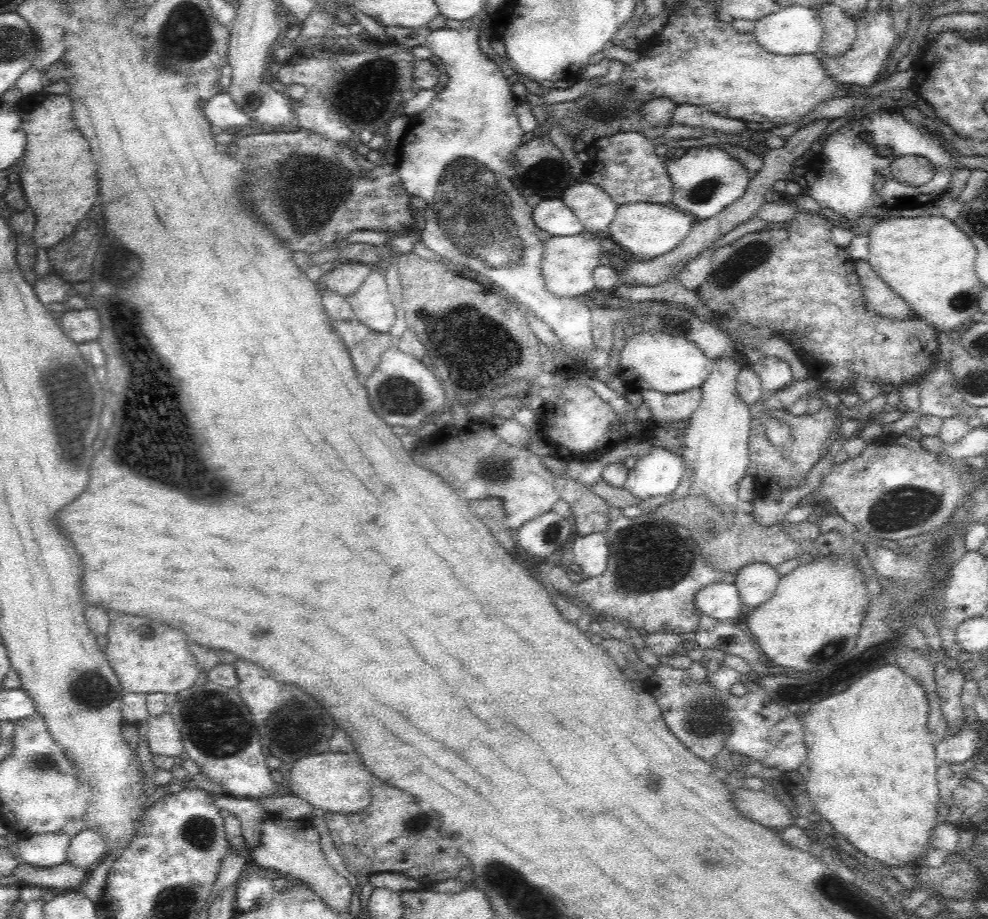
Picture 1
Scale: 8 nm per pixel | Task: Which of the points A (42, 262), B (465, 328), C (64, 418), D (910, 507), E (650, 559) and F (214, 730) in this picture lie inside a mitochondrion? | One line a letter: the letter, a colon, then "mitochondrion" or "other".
A: mitochondrion
B: mitochondrion
C: mitochondrion
D: mitochondrion
E: mitochondrion
F: mitochondrion

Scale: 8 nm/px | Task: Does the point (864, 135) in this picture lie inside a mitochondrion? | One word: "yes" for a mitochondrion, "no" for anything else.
no

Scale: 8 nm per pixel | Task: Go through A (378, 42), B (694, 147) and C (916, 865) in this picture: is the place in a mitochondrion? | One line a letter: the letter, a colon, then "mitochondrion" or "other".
A: other
B: other
C: other

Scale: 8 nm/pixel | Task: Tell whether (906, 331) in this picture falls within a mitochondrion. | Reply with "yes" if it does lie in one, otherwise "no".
no

